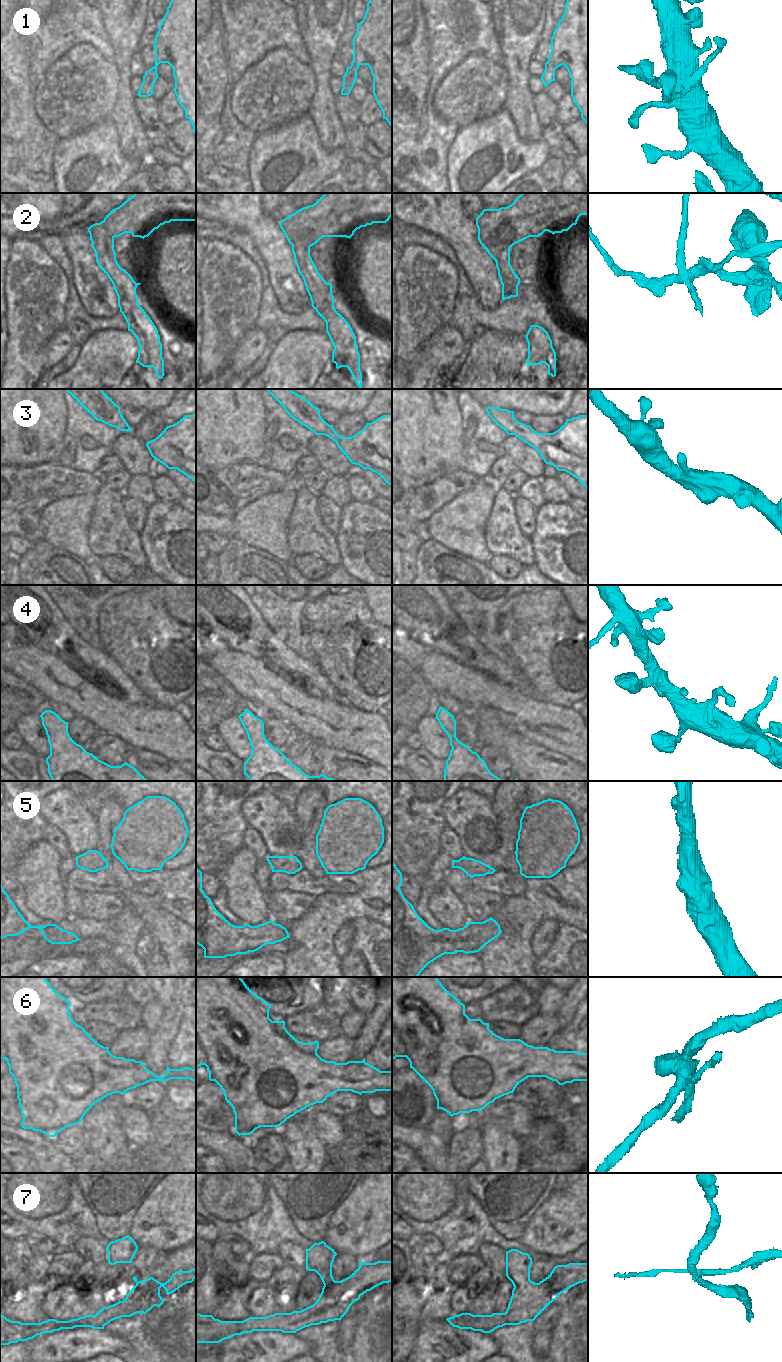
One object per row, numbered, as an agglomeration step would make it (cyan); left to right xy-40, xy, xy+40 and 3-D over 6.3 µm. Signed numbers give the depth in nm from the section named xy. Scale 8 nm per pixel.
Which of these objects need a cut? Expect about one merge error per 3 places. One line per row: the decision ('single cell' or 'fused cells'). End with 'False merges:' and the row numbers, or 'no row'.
1: single cell
2: fused cells
3: single cell
4: single cell
5: single cell
6: fused cells
7: single cell
False merges: 2, 6

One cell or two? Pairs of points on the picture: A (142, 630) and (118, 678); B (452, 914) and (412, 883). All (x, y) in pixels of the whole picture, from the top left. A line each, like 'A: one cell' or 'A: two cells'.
A: two cells
B: two cells

